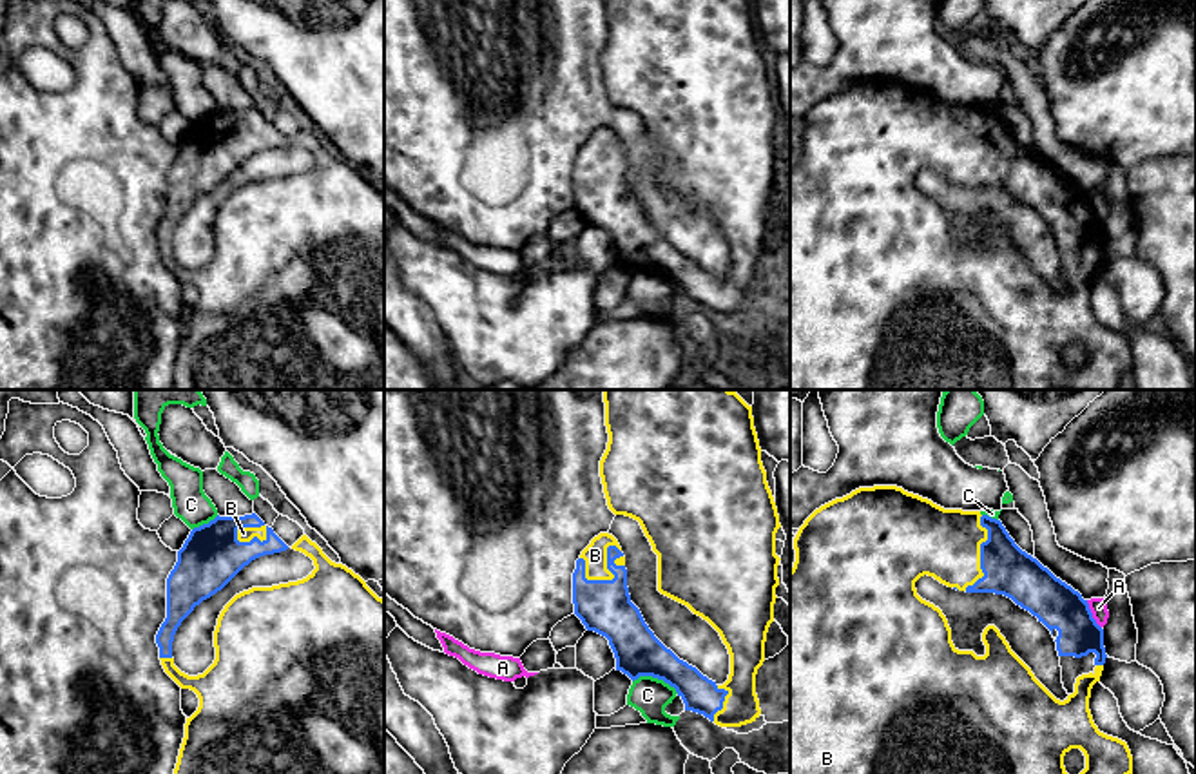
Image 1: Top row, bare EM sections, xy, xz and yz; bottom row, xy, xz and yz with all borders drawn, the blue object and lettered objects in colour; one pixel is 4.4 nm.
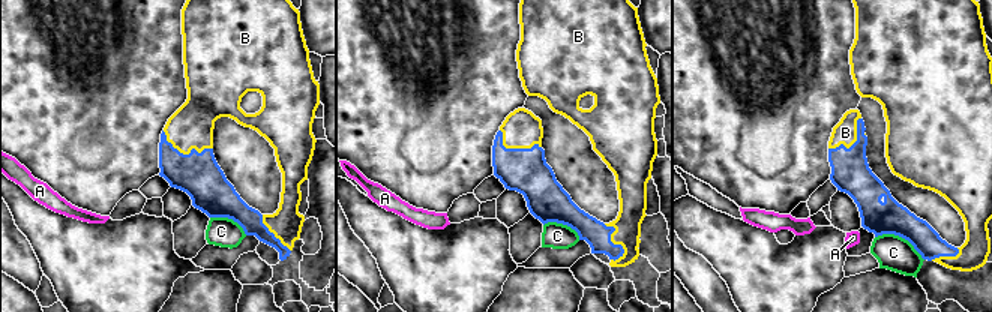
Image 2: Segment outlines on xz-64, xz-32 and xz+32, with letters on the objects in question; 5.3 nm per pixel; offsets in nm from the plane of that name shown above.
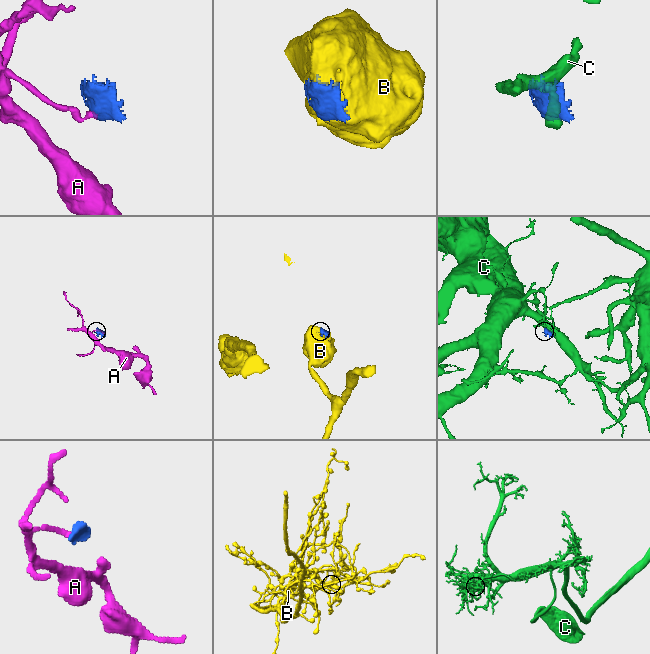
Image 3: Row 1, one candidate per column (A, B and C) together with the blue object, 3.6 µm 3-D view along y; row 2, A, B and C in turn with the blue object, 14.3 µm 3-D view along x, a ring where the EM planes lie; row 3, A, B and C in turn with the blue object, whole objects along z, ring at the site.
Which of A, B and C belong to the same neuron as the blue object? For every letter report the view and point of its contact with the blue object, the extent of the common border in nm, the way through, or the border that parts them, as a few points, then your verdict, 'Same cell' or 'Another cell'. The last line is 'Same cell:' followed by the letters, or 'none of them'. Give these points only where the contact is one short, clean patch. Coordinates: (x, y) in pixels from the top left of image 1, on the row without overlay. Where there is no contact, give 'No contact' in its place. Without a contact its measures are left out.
A: Touches blue at yz (1091, 209). Shared border 140 nm. Boundary: yz (1086, 194), (1091, 211), (1100, 222). Another cell
B: Touches blue at xz (609, 164). Shared border 200 nm. Same cell
C: Touches blue at xz (656, 270). Shared border 220 nm. Another cell
Same cell: B

